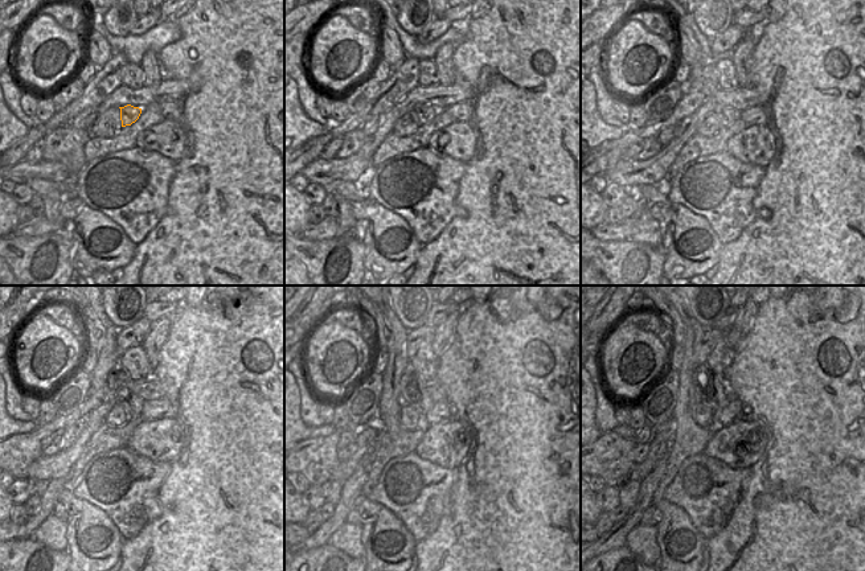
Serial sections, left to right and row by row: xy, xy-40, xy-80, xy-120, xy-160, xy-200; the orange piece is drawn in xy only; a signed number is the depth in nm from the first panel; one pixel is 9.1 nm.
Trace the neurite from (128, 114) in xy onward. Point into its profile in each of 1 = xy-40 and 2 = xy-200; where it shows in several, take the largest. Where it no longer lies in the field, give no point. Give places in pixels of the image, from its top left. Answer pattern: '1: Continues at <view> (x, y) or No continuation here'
1: Continues at xy-40 (426, 114)
2: Continues at xy-200 (708, 385).

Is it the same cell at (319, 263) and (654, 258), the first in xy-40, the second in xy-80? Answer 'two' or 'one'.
one

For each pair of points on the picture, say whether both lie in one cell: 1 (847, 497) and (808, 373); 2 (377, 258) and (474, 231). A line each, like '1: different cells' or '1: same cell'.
1: same cell
2: different cells

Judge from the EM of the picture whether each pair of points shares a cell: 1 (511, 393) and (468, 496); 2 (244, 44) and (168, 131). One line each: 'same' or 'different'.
1: same
2: different

